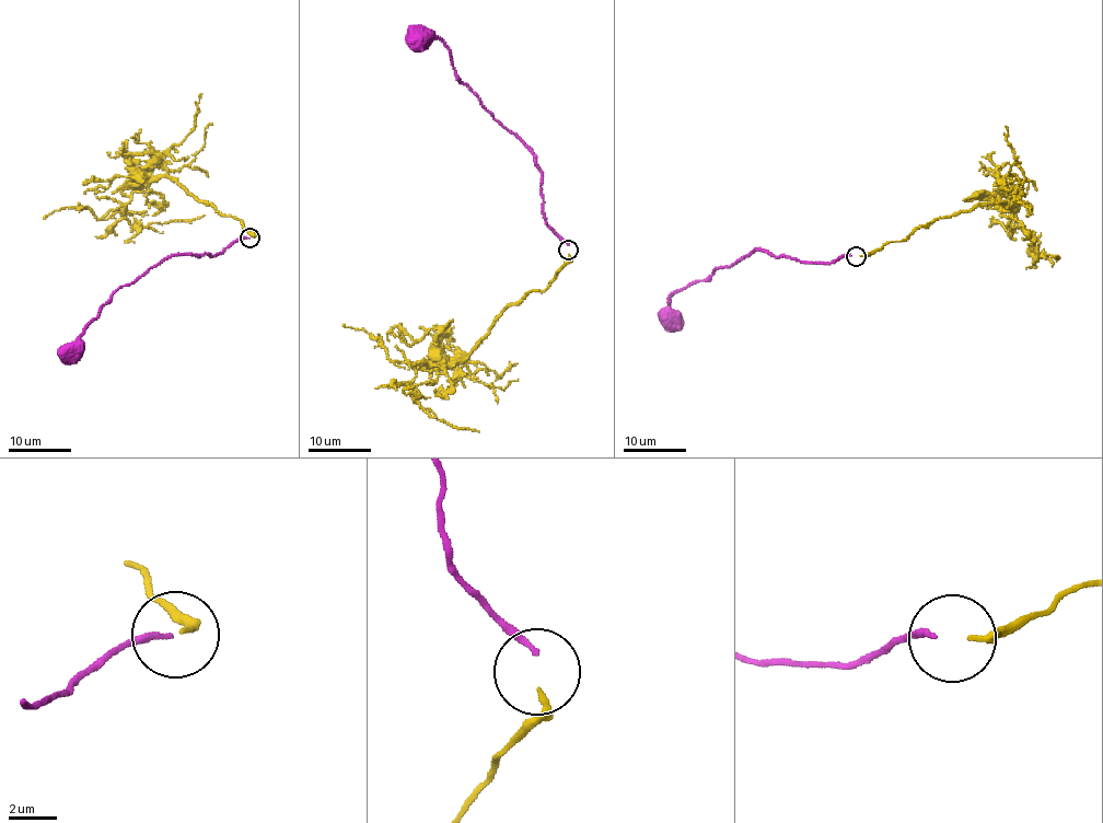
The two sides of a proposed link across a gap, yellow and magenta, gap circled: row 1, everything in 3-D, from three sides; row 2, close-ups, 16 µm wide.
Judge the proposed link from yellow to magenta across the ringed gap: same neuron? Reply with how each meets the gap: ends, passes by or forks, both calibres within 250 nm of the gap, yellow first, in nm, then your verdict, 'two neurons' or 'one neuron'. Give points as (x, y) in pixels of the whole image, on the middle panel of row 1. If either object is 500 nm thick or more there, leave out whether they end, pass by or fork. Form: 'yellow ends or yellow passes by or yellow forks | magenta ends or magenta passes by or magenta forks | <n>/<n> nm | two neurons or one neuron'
yellow ends | magenta ends | 240/240 nm | one neuron

